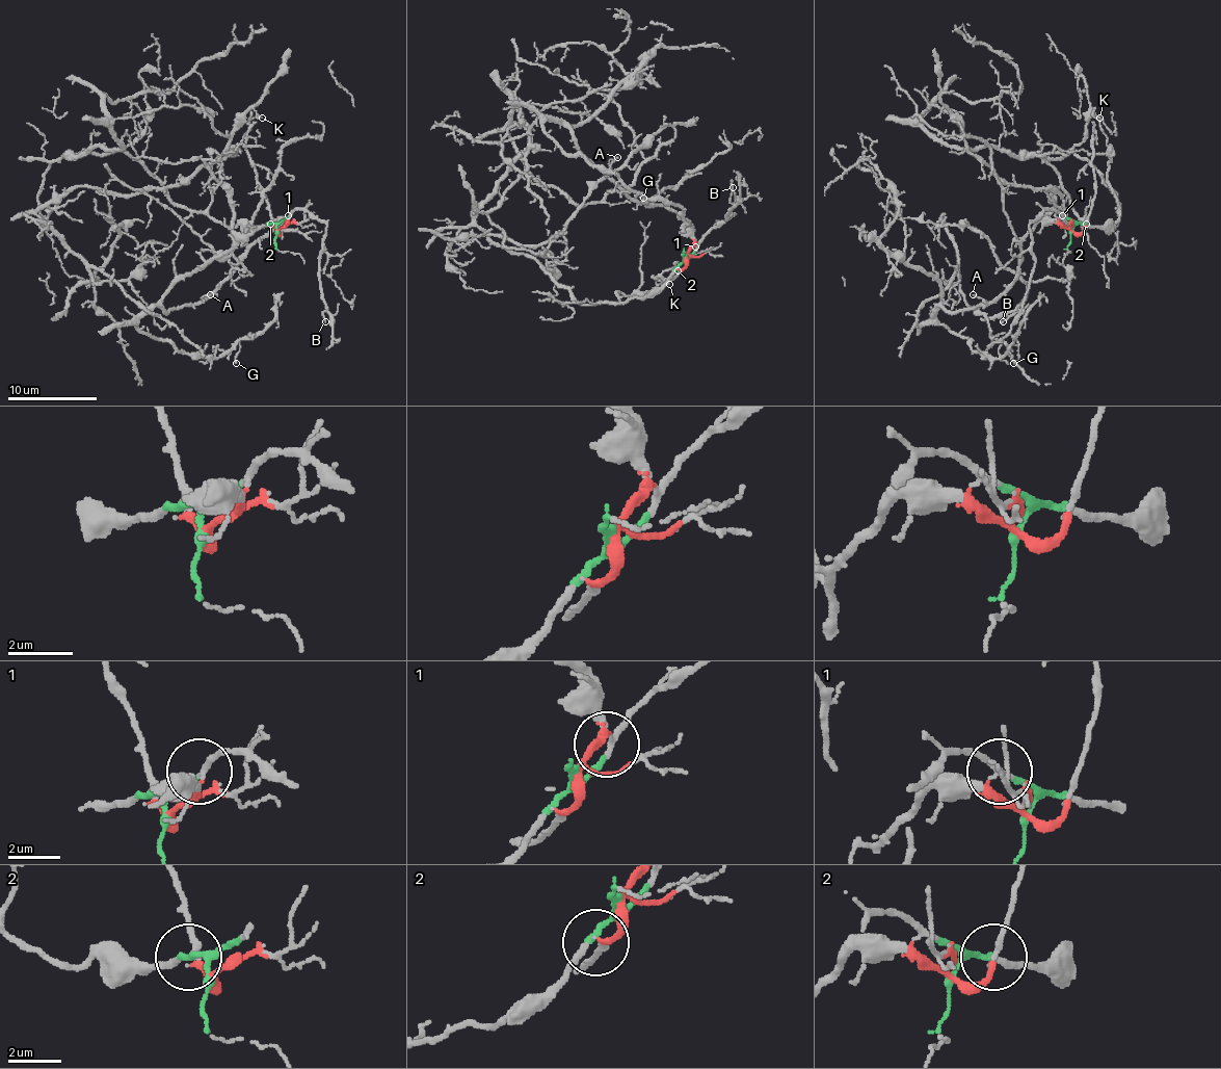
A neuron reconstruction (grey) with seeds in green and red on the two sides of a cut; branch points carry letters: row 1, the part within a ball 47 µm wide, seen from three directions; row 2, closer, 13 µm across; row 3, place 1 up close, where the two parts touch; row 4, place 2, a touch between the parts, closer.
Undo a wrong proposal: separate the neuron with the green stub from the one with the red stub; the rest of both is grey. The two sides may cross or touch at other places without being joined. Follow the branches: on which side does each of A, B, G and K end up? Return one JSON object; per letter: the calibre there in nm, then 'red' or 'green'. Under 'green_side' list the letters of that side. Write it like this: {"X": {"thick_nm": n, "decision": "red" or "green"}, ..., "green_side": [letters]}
{"A": {"thick_nm": 110, "decision": "red"}, "B": {"thick_nm": 130, "decision": "green"}, "G": {"thick_nm": 110, "decision": "red"}, "K": {"thick_nm": 110, "decision": "green"}, "green_side": ["B", "K"]}

